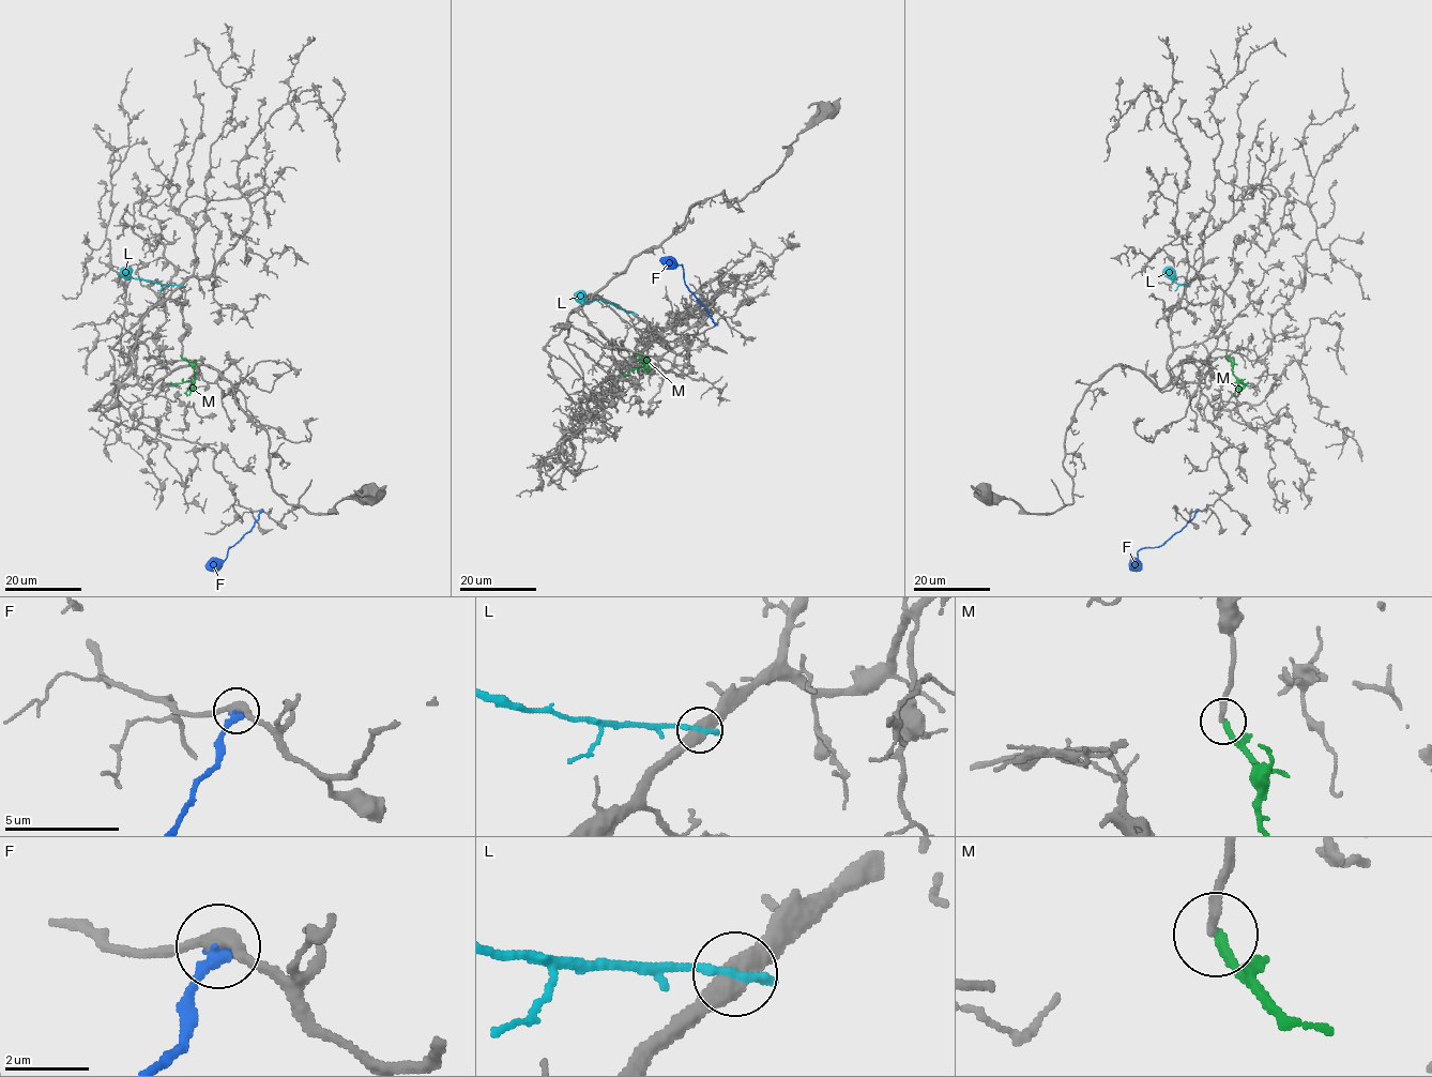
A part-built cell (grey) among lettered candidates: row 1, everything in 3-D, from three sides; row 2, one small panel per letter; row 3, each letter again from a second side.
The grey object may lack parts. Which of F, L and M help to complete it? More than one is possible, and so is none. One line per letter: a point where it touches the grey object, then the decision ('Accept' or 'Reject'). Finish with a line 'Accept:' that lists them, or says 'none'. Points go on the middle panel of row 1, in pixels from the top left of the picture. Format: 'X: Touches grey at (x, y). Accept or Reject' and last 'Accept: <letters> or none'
F: Touches grey at (715, 324). Reject
L: Touches grey at (634, 313). Reject
M: Touches grey at (635, 353). Reject
Accept: none

